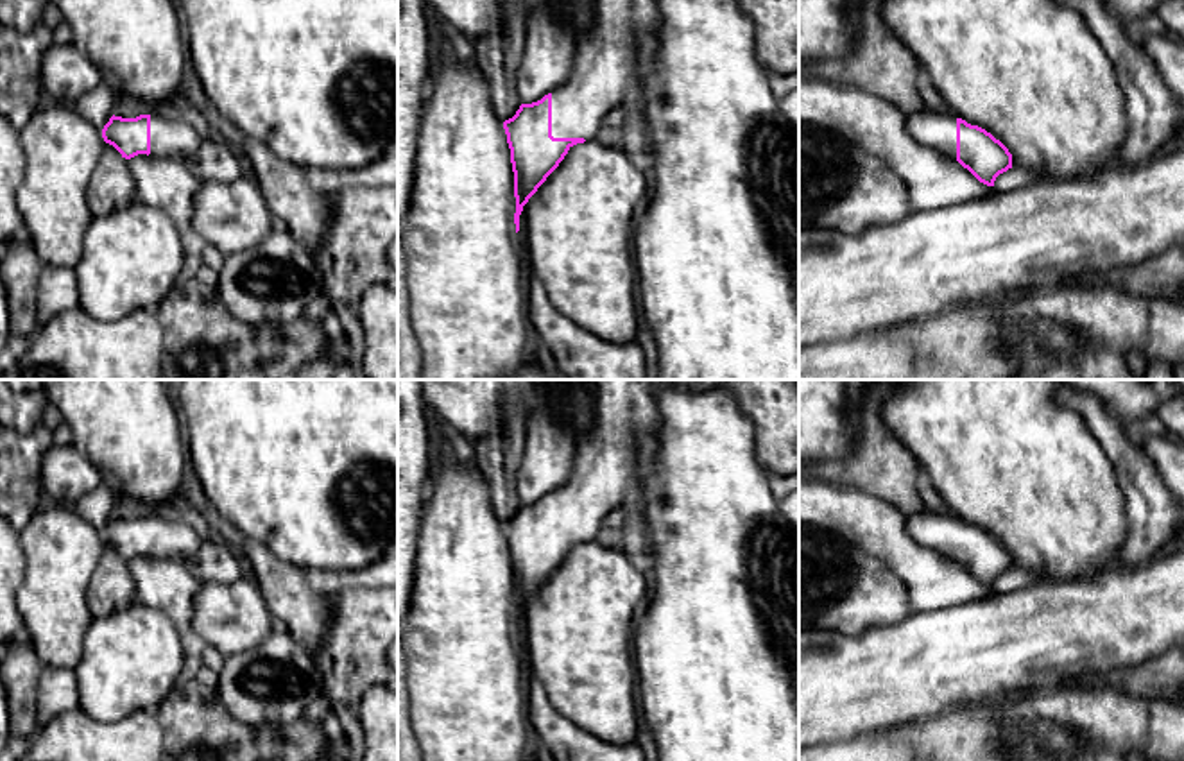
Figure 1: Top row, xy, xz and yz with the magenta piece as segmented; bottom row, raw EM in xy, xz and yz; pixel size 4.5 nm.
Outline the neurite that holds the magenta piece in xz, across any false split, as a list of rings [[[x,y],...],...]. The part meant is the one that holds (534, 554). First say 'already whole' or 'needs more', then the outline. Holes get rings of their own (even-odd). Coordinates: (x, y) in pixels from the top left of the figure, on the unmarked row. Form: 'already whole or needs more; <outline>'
needs more; [[[593,380],[595,419],[593,426],[575,442],[575,457],[570,480],[541,501],[521,505],[516,516],[503,523],[510,564],[514,573],[516,634],[519,632],[519,616],[528,600],[559,568],[568,552],[584,543],[598,541],[604,534],[604,519],[623,505],[625,496],[636,489],[643,471],[643,458],[648,440],[661,426],[661,415],[656,403],[656,390],[665,385],[679,385],[690,390],[727,390],[742,414],[754,423],[756,458],[768,475],[799,473],[799,383],[797,380]]]

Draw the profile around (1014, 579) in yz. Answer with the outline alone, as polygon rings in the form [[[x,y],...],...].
[[[1012,568],[996,578],[992,589],[998,593],[1012,593],[1021,587],[1034,586],[1035,578],[1037,578],[1037,575],[1025,568]]]

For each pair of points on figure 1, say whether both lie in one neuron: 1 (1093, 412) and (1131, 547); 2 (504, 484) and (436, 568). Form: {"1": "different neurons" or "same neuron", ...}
{"1": "same neuron", "2": "different neurons"}

